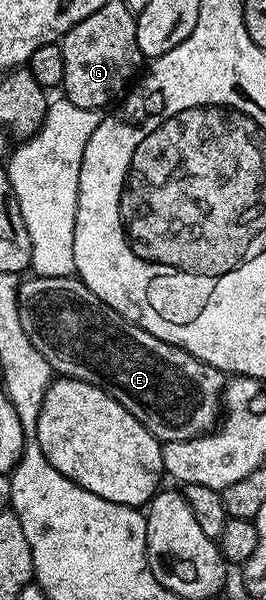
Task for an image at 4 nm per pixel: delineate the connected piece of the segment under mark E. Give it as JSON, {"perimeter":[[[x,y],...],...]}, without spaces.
{"perimeter":[[[26,276],[17,287],[17,306],[19,323],[23,331],[27,331],[27,339],[31,339],[35,351],[47,359],[54,374],[74,377],[107,391],[107,395],[123,403],[123,407],[127,407],[127,411],[131,411],[131,415],[135,415],[135,419],[139,419],[139,423],[143,423],[158,441],[164,443],[199,437],[218,424],[223,390],[227,384],[226,374],[163,339],[155,339],[151,331],[143,331],[143,327],[107,307],[107,303],[99,300],[76,276]]]}

